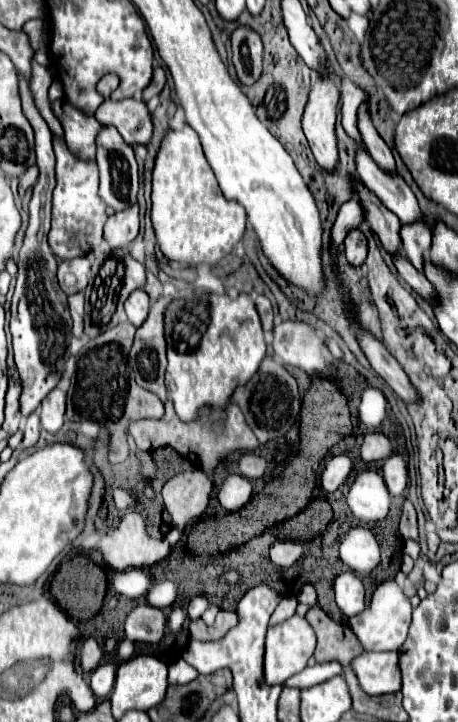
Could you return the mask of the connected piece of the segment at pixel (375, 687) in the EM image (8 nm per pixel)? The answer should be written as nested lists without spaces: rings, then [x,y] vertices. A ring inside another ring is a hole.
[[[368,652],[352,662],[352,668],[366,694],[390,694],[402,686],[396,652]]]

